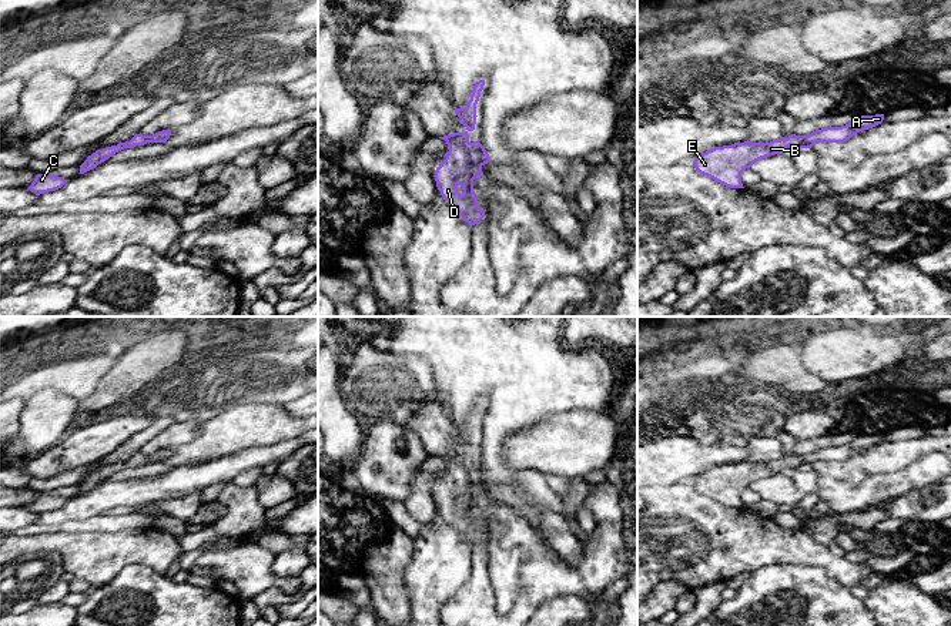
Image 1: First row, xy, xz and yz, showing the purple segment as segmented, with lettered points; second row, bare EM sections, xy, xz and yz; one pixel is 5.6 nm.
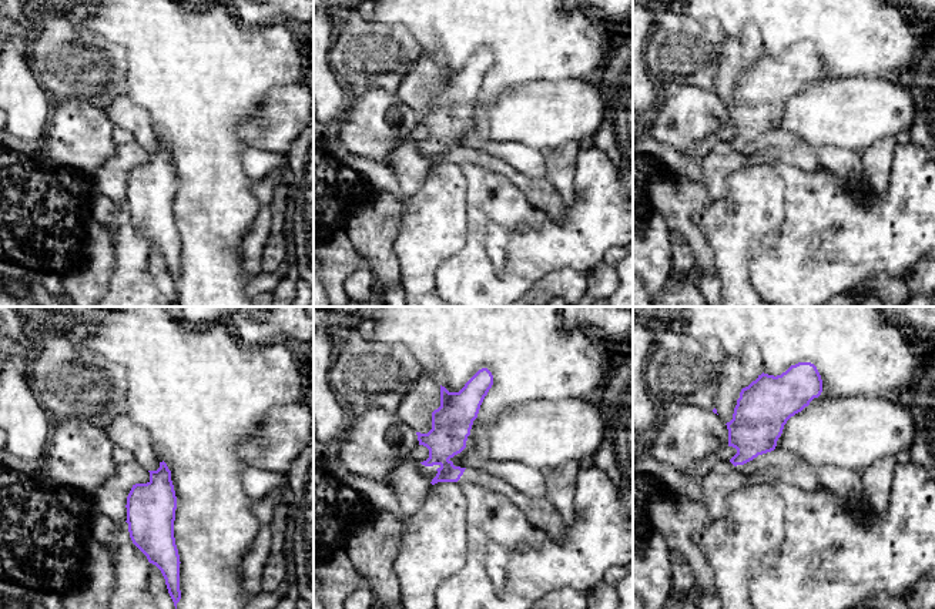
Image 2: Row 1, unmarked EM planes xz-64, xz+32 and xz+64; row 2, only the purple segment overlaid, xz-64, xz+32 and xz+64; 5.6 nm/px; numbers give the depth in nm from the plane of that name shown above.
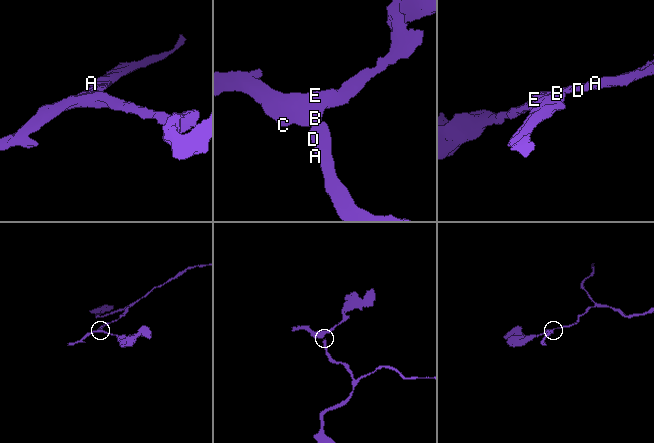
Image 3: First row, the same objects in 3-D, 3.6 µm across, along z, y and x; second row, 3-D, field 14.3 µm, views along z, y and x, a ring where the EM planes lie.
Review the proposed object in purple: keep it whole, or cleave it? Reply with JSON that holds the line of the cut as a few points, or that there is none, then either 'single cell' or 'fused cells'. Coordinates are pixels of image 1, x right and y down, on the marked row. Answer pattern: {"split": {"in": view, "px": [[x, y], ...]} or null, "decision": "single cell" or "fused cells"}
{"split": null, "decision": "single cell"}

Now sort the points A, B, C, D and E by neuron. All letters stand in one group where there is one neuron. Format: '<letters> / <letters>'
A B C D E

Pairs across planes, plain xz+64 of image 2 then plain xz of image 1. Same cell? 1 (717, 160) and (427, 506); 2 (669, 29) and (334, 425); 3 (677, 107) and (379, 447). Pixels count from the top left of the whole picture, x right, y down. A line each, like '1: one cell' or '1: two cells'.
1: one cell
2: two cells
3: one cell

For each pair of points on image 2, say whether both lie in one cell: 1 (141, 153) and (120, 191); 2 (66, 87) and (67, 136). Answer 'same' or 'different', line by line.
1: same
2: different

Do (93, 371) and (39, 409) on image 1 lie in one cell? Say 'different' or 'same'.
different

